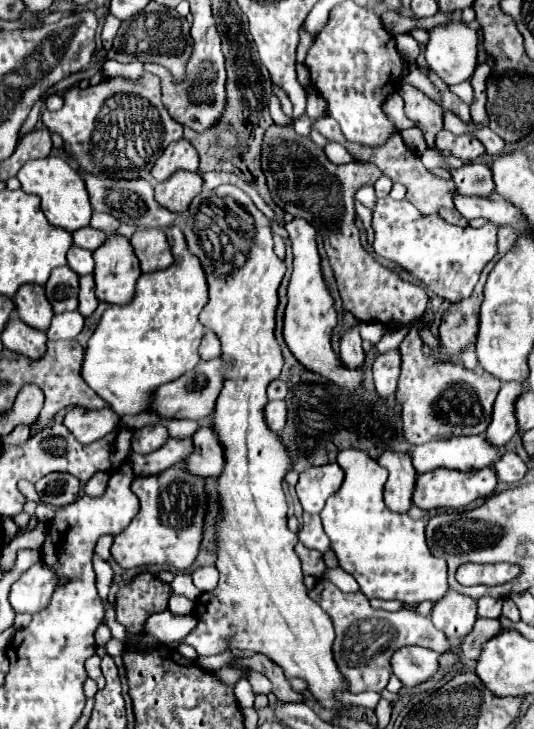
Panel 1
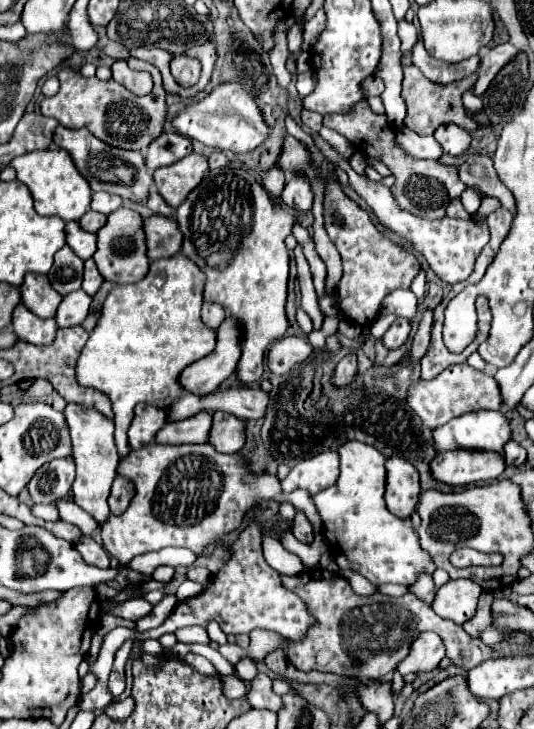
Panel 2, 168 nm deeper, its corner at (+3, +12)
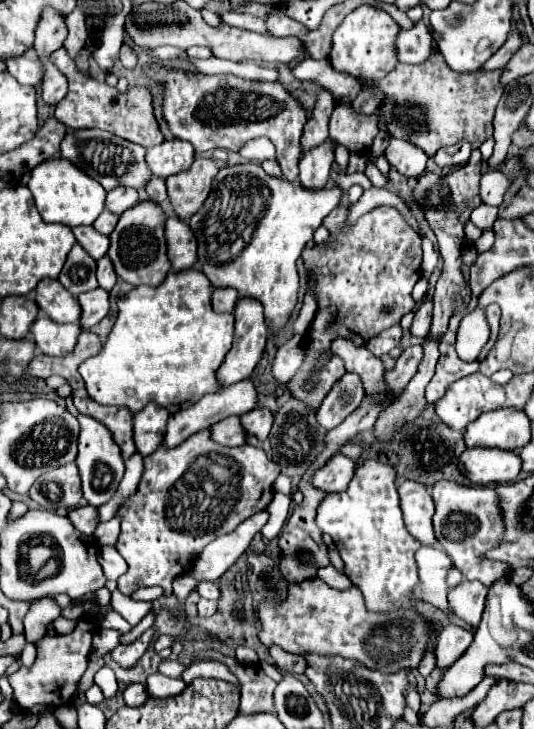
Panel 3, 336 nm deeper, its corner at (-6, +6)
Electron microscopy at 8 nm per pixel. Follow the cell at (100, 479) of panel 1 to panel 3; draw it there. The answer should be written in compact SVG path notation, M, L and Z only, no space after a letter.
M78 416L80 422L80 438L78 438L78 458L76 458L76 466L80 470L80 478L82 478L82 492L84 498L90 506L102 506L106 504L118 490L118 484L124 476L124 458L120 452L120 446L114 442L110 430L90 418L90 416Z

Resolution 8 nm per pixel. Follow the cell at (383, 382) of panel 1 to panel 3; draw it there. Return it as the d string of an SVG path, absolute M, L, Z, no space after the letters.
M424 300L414 312L414 322L410 326L410 334L424 338L430 328L430 318L432 318L432 302Z

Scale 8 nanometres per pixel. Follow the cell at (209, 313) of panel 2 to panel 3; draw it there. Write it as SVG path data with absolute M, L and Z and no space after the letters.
M214 290L212 294L212 308L218 314L230 314L238 302L238 294L234 290Z

